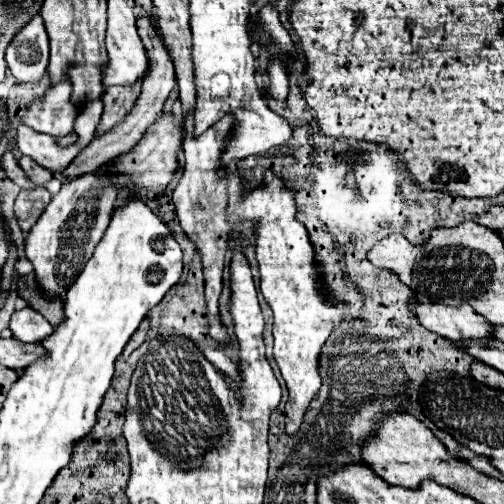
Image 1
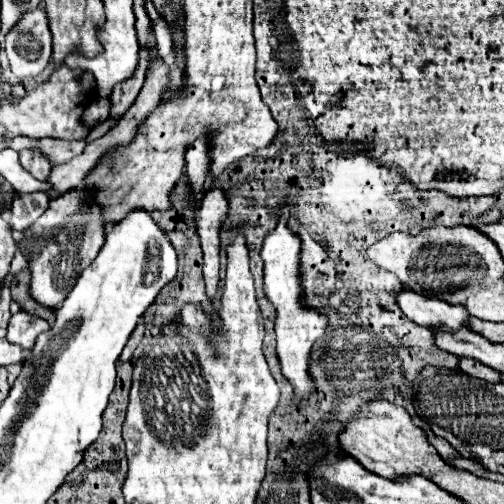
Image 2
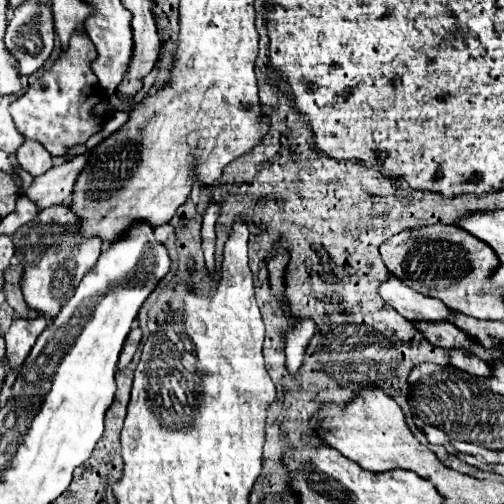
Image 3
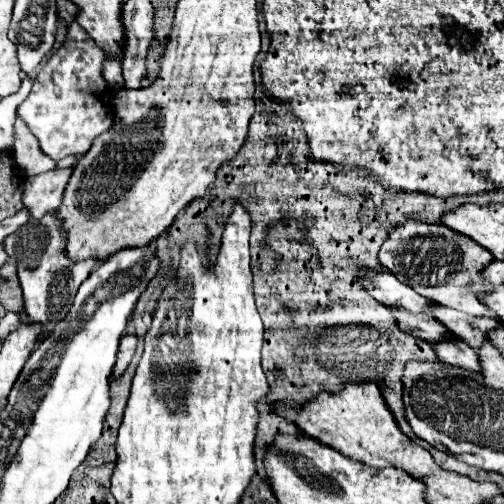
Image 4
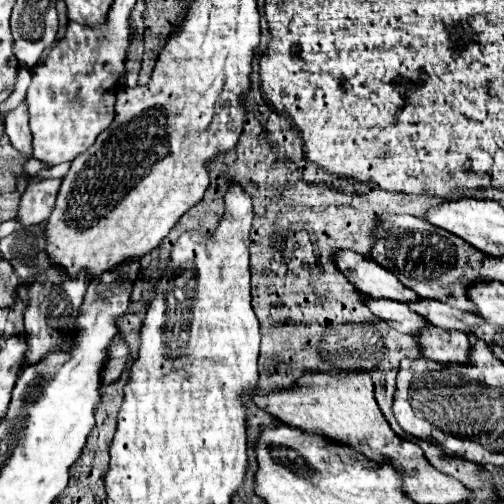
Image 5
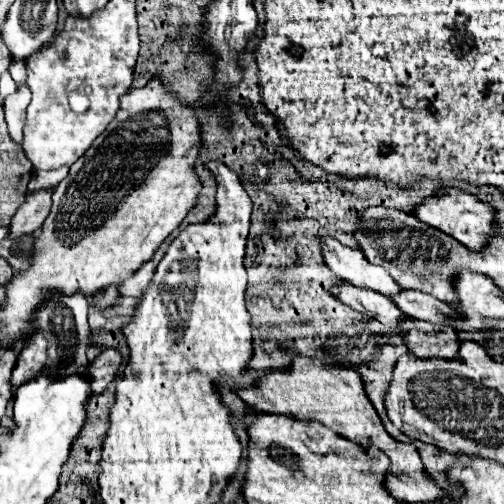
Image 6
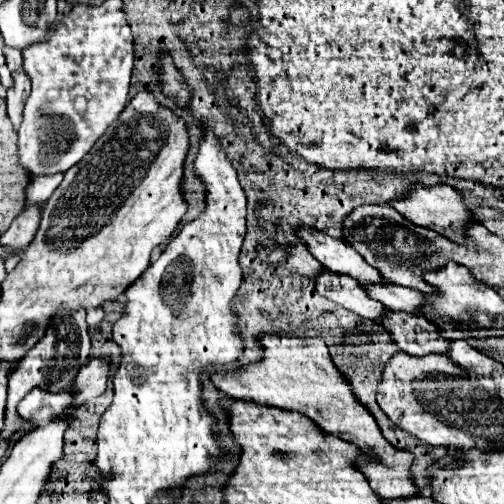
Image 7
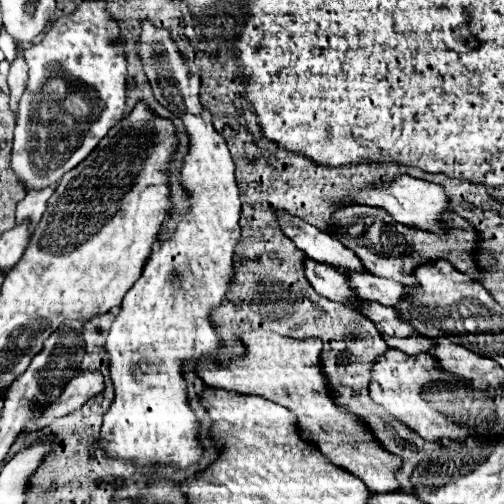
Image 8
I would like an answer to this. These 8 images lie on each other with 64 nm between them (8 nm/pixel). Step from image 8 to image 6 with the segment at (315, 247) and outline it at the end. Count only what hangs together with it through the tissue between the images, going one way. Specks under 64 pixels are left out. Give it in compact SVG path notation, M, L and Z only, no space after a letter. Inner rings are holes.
M328 238L324 242L324 260L328 262L330 270L338 278L358 288L374 290L384 296L396 296L402 292L398 282L392 280L392 276L384 268L368 262L364 252L358 248L354 250L354 248L342 246L338 240Z

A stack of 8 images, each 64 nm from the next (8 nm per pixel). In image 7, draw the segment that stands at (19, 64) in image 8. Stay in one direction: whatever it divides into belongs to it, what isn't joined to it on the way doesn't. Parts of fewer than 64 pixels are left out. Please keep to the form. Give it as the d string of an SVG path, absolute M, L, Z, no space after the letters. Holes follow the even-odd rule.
M24 70L14 74L14 86L8 90L6 102L8 102L8 118L14 124L14 130L20 128L22 124L22 112L24 112L24 104L28 100L30 94L30 84L28 84L28 76L24 74Z

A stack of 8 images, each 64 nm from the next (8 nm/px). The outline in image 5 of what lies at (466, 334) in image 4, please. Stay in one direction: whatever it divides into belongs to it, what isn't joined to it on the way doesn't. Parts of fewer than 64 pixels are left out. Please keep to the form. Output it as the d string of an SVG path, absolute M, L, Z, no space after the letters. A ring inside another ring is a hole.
M420 300L418 304L410 306L414 312L420 312L422 316L428 316L428 320L432 320L434 326L442 326L448 330L460 330L468 336L472 336L470 326L476 324L484 324L484 318L480 320L480 316L476 314L468 314L468 312L460 312L456 308L448 308L444 304L436 304L434 300Z

